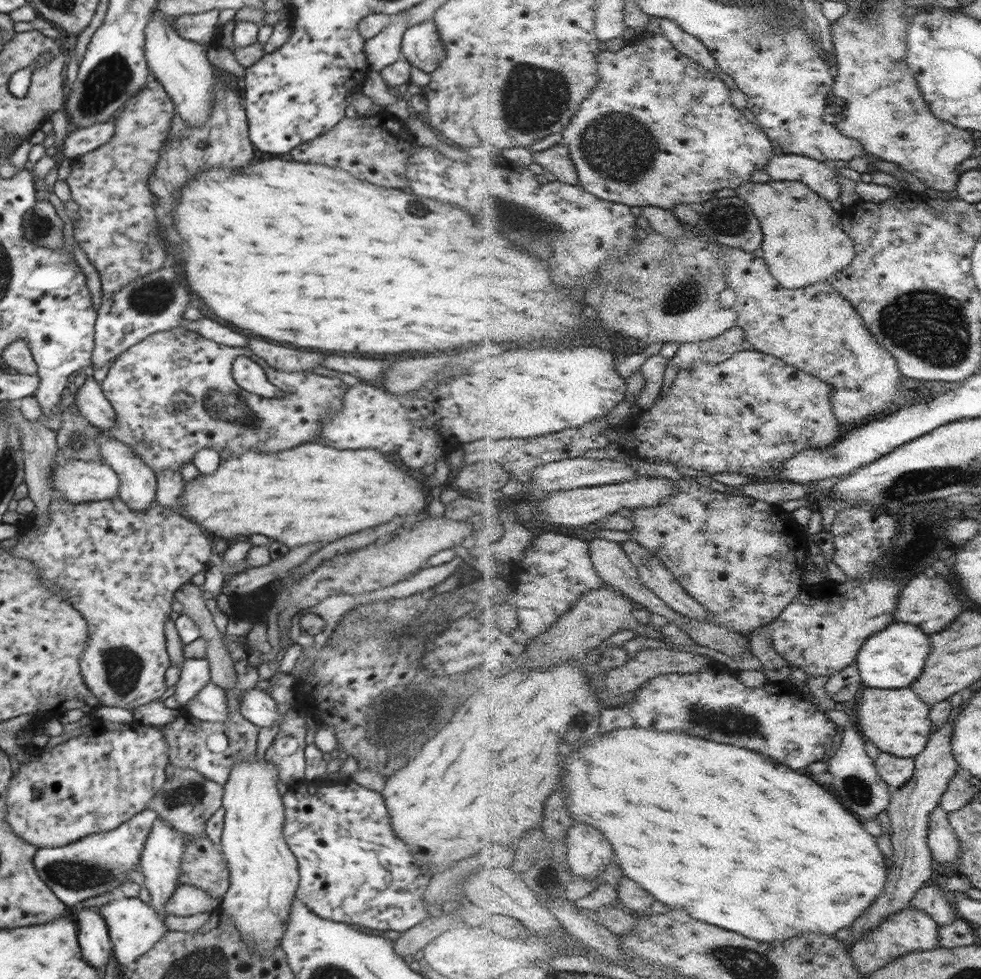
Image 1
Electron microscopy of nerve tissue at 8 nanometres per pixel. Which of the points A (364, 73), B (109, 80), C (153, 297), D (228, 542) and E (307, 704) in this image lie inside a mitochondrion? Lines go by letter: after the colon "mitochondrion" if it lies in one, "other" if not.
A: other
B: mitochondrion
C: mitochondrion
D: other
E: other

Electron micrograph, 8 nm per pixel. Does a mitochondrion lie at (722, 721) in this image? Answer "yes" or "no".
yes

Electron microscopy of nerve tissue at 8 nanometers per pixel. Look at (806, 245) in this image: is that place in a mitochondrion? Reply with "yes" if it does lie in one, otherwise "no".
no

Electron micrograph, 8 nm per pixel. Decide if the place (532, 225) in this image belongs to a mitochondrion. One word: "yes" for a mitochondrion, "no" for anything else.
yes

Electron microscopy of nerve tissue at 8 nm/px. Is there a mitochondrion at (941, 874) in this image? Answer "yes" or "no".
no

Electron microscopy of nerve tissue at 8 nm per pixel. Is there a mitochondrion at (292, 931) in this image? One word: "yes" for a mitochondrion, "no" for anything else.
no

